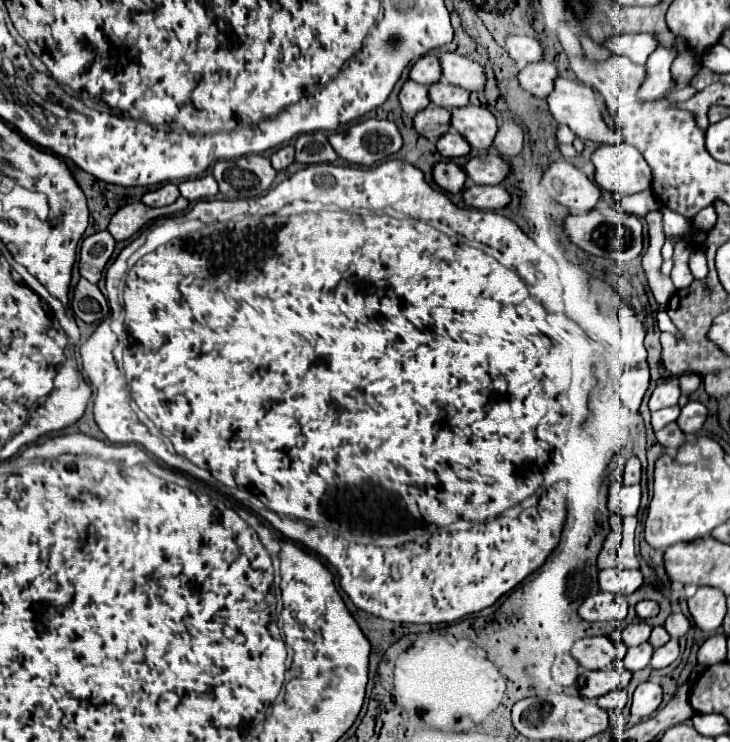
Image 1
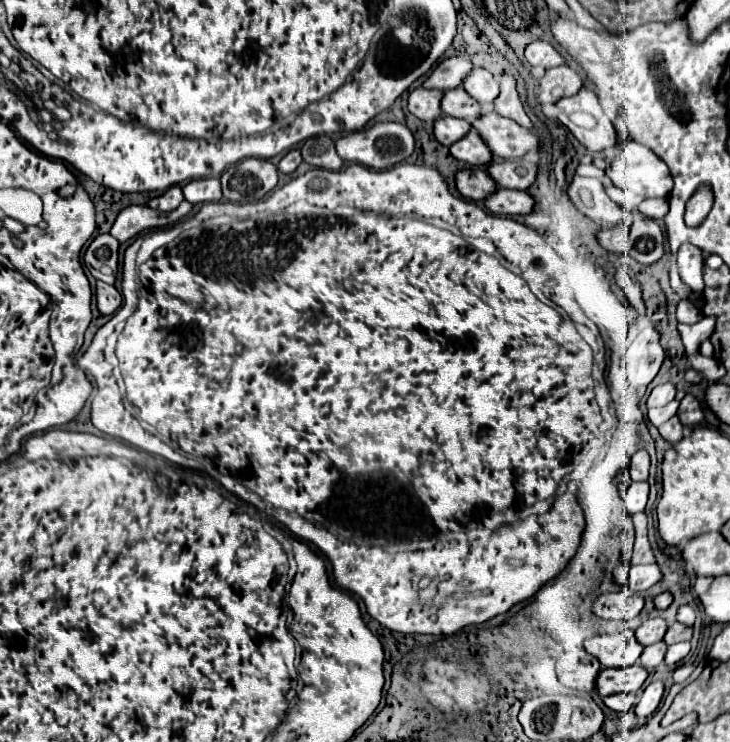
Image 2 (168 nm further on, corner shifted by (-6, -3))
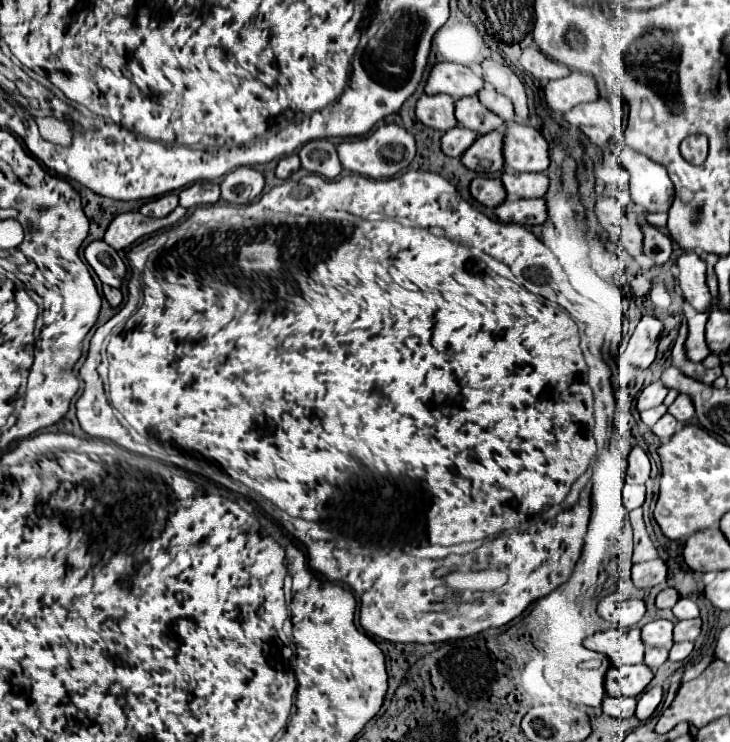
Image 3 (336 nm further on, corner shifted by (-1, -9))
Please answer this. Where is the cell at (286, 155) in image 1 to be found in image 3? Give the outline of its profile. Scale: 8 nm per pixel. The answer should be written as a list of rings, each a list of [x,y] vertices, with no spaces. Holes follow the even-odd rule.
[[[292,153],[292,155],[288,155],[288,157],[284,157],[284,159],[280,159],[278,161],[278,167],[276,167],[276,177],[280,177],[280,179],[288,179],[294,171],[298,171],[300,169],[300,161],[298,161],[298,155],[296,153]]]

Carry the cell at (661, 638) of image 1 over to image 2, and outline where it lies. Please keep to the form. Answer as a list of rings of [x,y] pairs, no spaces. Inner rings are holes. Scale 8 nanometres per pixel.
[[[673,623],[669,627],[669,631],[665,633],[665,643],[667,645],[673,645],[673,643],[679,643],[679,641],[689,641],[693,635],[693,627],[685,627],[683,623]]]

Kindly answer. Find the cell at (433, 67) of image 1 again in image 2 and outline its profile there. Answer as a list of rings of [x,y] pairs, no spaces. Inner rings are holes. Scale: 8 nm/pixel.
[[[467,57],[443,59],[435,67],[435,71],[429,75],[429,79],[423,83],[423,87],[425,89],[441,89],[441,91],[455,89],[463,83],[465,75],[469,75],[471,69],[473,69],[473,63]]]

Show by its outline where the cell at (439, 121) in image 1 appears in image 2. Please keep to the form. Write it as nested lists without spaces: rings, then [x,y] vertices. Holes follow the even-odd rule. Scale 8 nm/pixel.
[[[441,117],[435,121],[435,137],[441,145],[451,147],[455,141],[463,139],[471,129],[471,123],[457,117]]]

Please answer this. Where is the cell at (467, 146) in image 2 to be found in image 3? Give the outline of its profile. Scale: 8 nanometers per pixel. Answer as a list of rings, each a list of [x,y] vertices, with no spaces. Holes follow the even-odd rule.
[[[490,131],[480,135],[460,157],[466,169],[476,173],[496,173],[502,169],[502,155],[500,155],[500,131]]]

